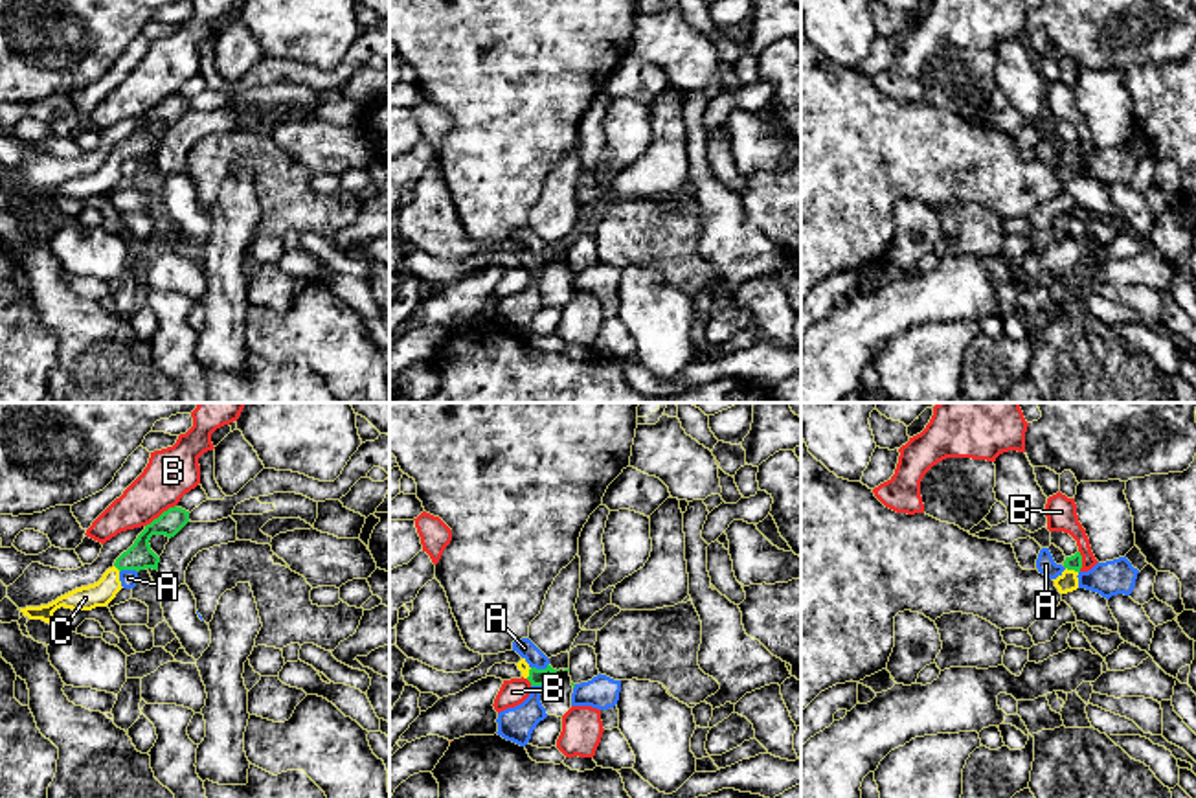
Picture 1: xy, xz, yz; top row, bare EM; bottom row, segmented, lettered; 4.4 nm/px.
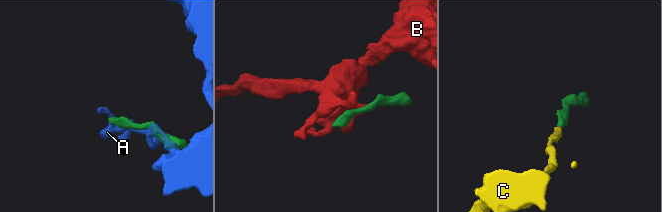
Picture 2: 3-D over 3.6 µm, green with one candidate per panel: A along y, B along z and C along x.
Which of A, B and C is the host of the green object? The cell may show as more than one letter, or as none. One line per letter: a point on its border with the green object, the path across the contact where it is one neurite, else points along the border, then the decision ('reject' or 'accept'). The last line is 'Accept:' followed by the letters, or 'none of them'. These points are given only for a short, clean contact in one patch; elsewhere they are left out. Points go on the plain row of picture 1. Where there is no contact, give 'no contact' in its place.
A: meets green in xz at (541, 258); reject
B: meets green in xy at (162, 102); reject
C: meets green in yz at (1071, 157); runs through yz (1075, 149), (1071, 157), (1068, 170); accept
Accept: C

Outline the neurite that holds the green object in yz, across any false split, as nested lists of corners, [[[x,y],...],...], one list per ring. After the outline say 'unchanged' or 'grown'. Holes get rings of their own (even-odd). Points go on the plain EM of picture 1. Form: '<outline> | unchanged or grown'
[[[1077,140],[1071,145],[1066,145],[1064,149],[1064,160],[1053,167],[1055,175],[1058,177],[1060,182],[1067,182],[1078,177],[1078,160],[1082,156],[1082,143]]] | grown

